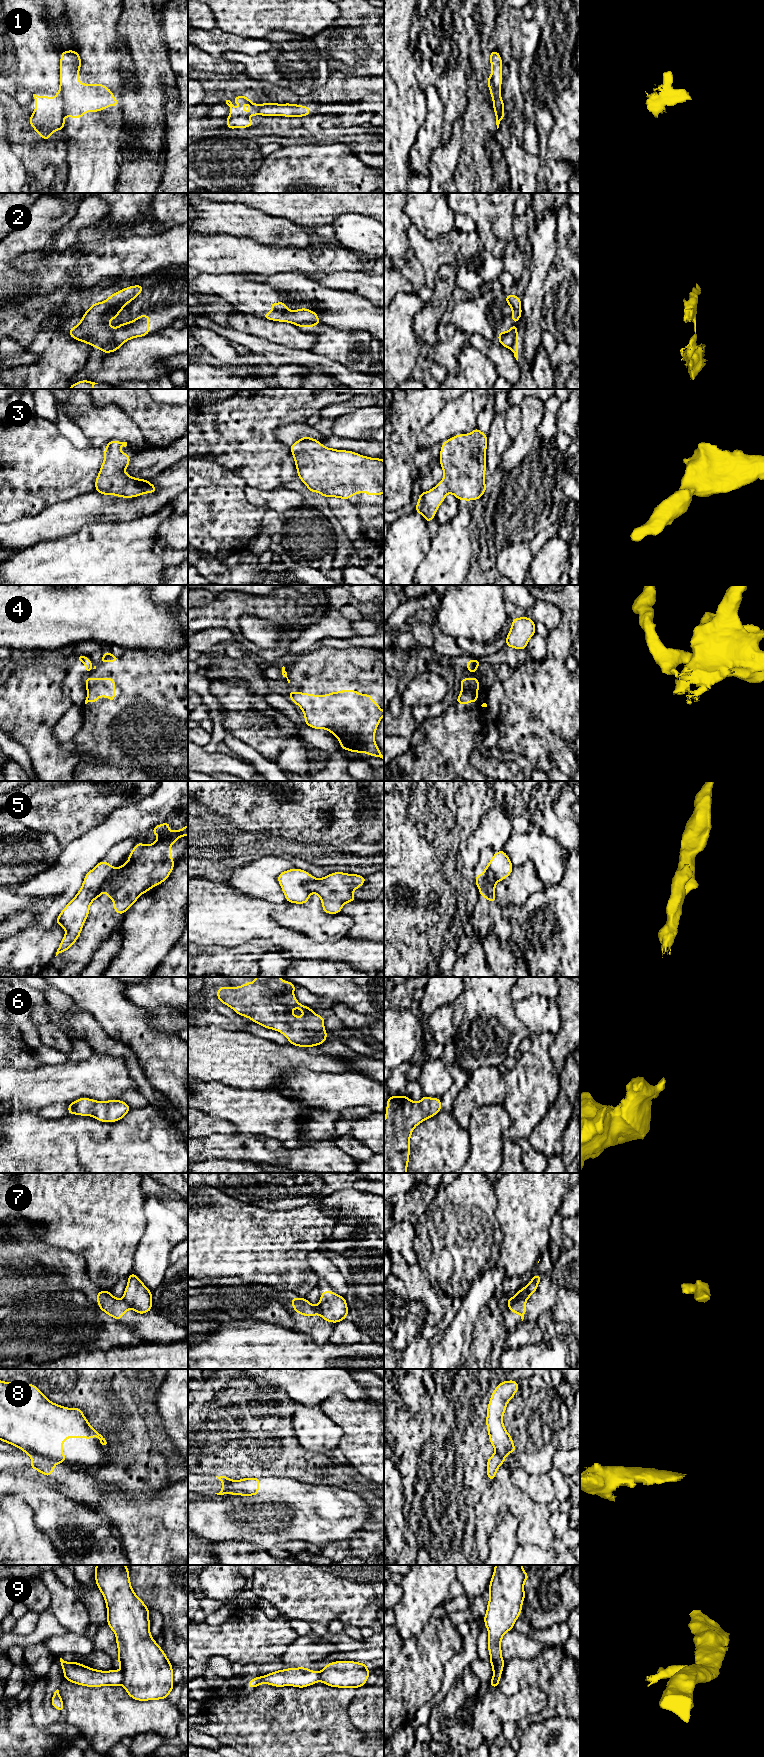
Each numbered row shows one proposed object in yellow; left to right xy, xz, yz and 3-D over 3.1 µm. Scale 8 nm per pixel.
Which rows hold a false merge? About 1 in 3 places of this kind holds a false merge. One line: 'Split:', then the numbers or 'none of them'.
Split: 1, 2, 4, 5, 7, 8, 9

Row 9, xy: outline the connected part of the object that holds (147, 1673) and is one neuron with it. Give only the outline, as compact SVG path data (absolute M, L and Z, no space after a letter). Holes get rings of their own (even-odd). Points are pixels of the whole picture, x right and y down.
M96 1565L94 1575L106 1603L107 1625L116 1635L118 1664L123 1675L122 1686L132 1699L138 1701L168 1698L174 1688L172 1664L150 1634L150 1609L133 1591L128 1567Z

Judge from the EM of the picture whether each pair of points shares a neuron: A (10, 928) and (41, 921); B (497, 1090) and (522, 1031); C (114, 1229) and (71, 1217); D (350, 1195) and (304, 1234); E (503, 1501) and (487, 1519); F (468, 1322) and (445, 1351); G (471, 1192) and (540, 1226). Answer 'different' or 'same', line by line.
A: same
B: different
C: same
D: different
E: same
F: same
G: different

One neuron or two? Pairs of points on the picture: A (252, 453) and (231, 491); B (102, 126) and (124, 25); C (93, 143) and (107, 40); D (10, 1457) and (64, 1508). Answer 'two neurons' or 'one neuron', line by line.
A: two neurons
B: two neurons
C: one neuron
D: two neurons

